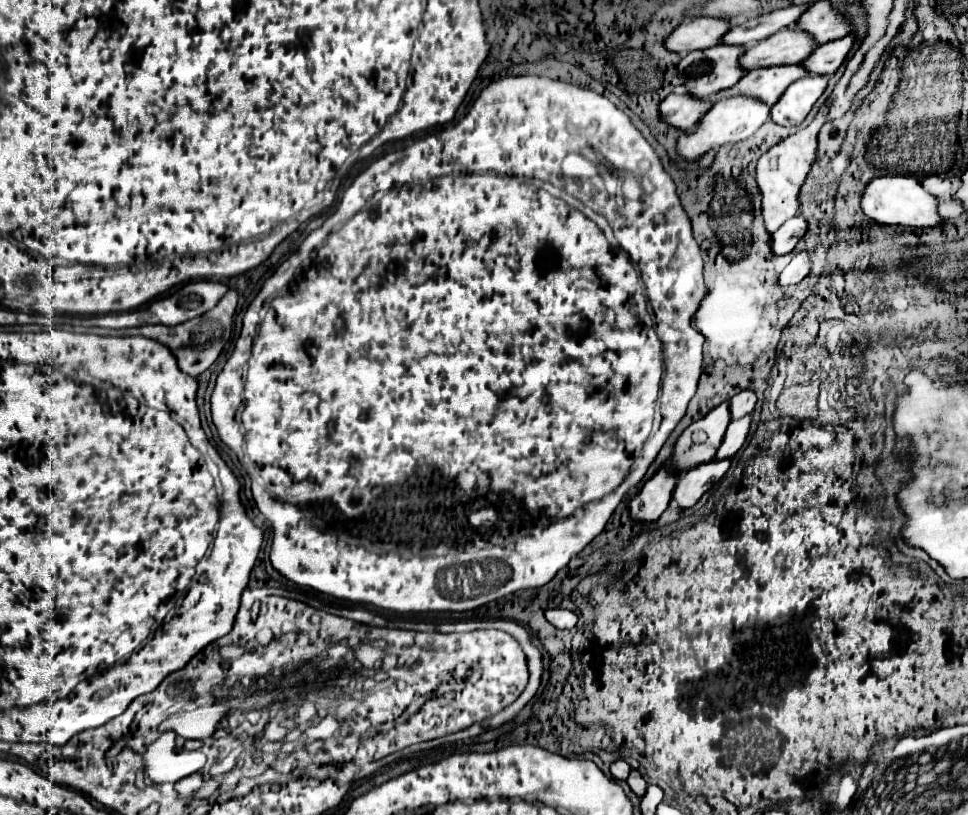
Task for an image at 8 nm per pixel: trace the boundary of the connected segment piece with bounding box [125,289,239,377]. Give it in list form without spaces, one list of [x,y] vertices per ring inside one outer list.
[[[231,289],[223,301],[219,301],[219,305],[215,305],[215,309],[207,311],[203,317],[197,317],[195,321],[187,321],[185,325],[177,325],[177,327],[163,327],[163,325],[145,325],[145,327],[137,327],[137,329],[125,329],[125,335],[143,335],[149,339],[155,339],[163,345],[167,345],[177,361],[179,361],[179,369],[187,371],[191,377],[197,377],[199,373],[207,371],[219,357],[219,353],[223,351],[225,341],[229,341],[231,337],[231,327],[233,327],[233,315],[237,309],[237,291]]]

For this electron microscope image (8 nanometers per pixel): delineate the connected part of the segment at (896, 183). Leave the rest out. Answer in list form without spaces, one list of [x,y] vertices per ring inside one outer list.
[[[915,175],[877,177],[865,187],[863,199],[861,199],[861,207],[867,217],[871,217],[879,223],[885,223],[885,225],[903,225],[903,227],[919,227],[919,229],[941,227],[947,223],[939,215],[937,205],[939,205],[937,199],[923,189],[923,185],[919,183],[919,179]]]

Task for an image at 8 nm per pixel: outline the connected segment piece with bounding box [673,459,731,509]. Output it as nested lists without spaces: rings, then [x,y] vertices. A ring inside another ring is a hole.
[[[713,459],[683,473],[673,491],[673,503],[677,503],[681,509],[693,507],[707,489],[711,489],[717,481],[723,479],[729,465],[731,459]]]

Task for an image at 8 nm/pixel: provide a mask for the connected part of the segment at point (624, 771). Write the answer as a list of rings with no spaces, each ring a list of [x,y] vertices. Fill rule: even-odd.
[[[619,759],[619,761],[615,761],[615,763],[611,765],[611,773],[613,773],[615,779],[625,781],[625,779],[629,777],[629,771],[631,771],[631,767],[629,767],[629,763],[623,761],[623,759]]]

